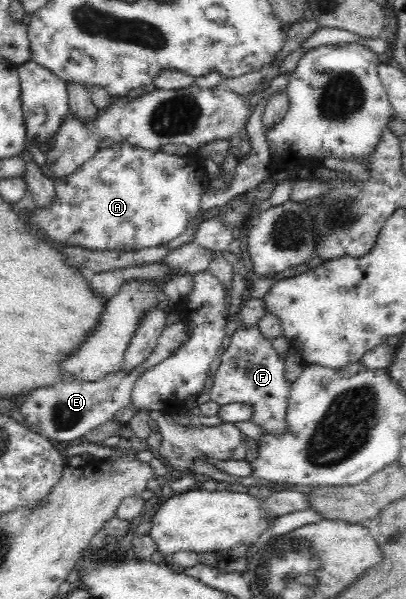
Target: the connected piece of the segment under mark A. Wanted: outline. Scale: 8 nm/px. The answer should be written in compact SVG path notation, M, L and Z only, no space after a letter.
M125 142L114 143L110 148L98 150L98 152L89 158L75 173L71 173L64 178L54 179L55 193L54 202L47 208L37 208L31 218L25 218L25 221L29 220L27 224L40 235L51 237L54 241L59 243L72 243L72 245L81 246L96 251L123 251L123 250L138 250L141 248L152 248L159 245L168 245L172 239L179 237L183 233L193 219L199 216L199 213L203 211L201 200L204 195L205 187L207 187L209 178L207 176L205 167L199 163L195 163L193 159L187 159L187 157L179 156L177 154L168 154L161 149L157 151L143 150L141 148L131 146Z

